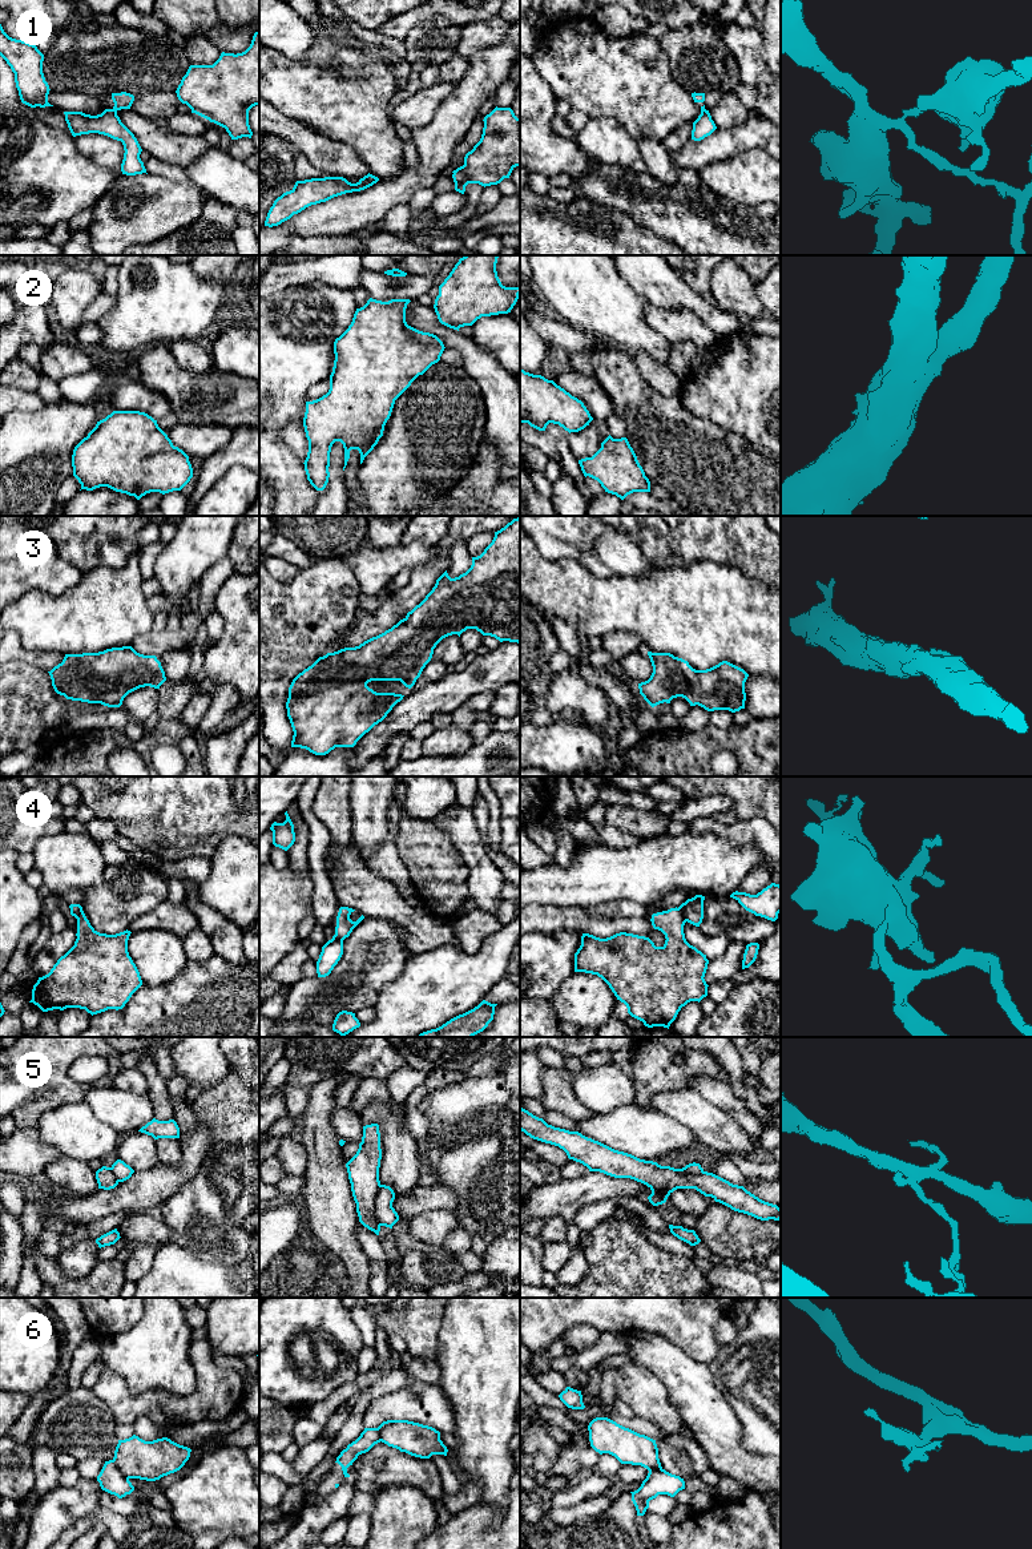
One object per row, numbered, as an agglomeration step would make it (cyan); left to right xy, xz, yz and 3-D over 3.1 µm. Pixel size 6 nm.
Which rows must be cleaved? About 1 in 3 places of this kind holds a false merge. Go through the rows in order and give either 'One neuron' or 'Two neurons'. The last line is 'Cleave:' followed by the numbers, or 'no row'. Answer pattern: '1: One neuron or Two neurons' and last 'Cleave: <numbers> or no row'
1: Two neurons
2: One neuron
3: One neuron
4: Two neurons
5: Two neurons
6: Two neurons
Cleave: 1, 4, 5, 6

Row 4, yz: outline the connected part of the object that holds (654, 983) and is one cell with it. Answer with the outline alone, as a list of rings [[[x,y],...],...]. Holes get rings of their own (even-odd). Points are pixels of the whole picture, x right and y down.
[[[680,908],[652,915],[654,929],[665,935],[665,944],[656,947],[645,936],[620,932],[606,939],[582,933],[581,945],[575,953],[575,972],[597,975],[612,989],[617,1000],[624,1003],[628,1013],[642,1021],[645,1026],[668,1028],[678,1012],[690,1001],[701,1001],[708,996],[705,973],[709,960],[706,955],[690,945],[684,933],[685,919]]]

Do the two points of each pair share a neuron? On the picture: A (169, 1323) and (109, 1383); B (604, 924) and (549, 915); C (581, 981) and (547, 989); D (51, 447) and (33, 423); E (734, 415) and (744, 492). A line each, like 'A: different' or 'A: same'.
A: different
B: same
C: different
D: same
E: different

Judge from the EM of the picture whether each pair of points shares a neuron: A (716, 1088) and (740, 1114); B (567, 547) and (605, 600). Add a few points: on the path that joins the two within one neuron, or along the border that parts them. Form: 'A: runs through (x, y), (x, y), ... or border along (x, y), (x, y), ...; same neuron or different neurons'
A: runs through (722, 1094), (736, 1108); same neuron
B: border along (545, 557), (577, 559), (597, 576), (603, 577); different neurons

